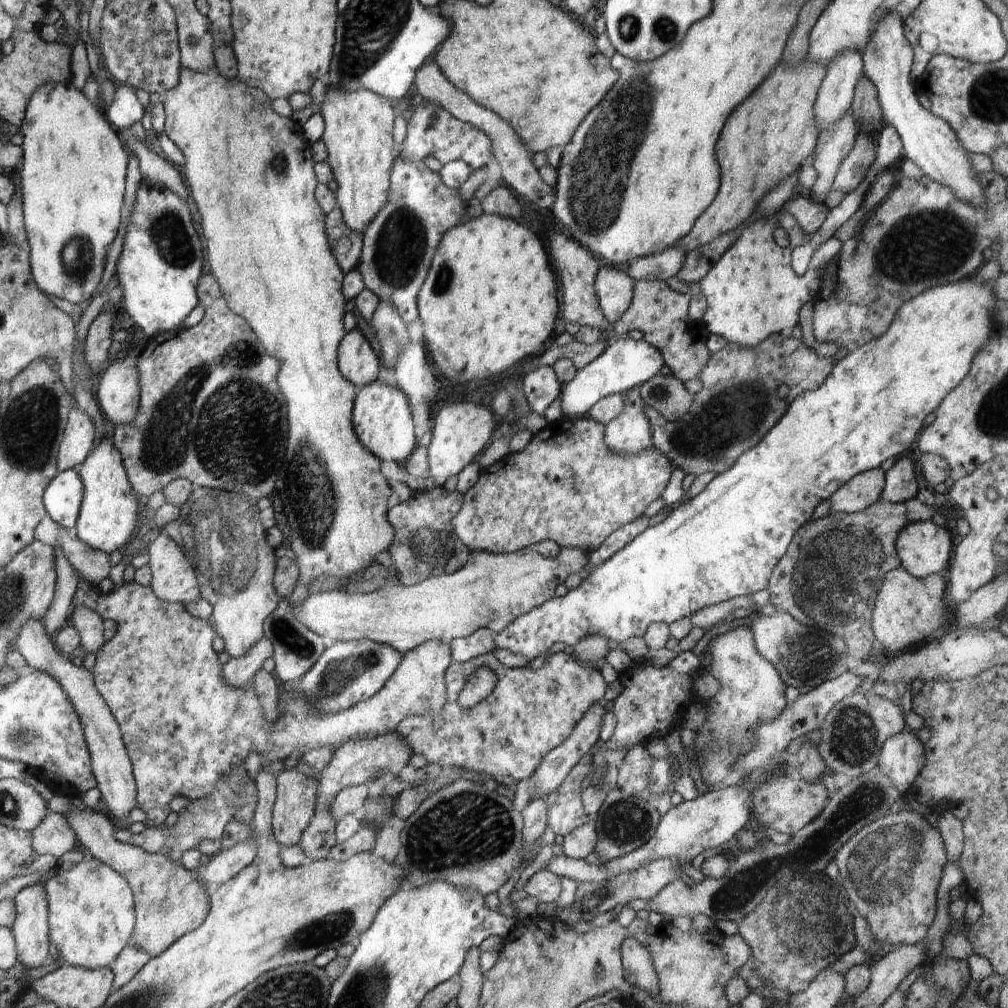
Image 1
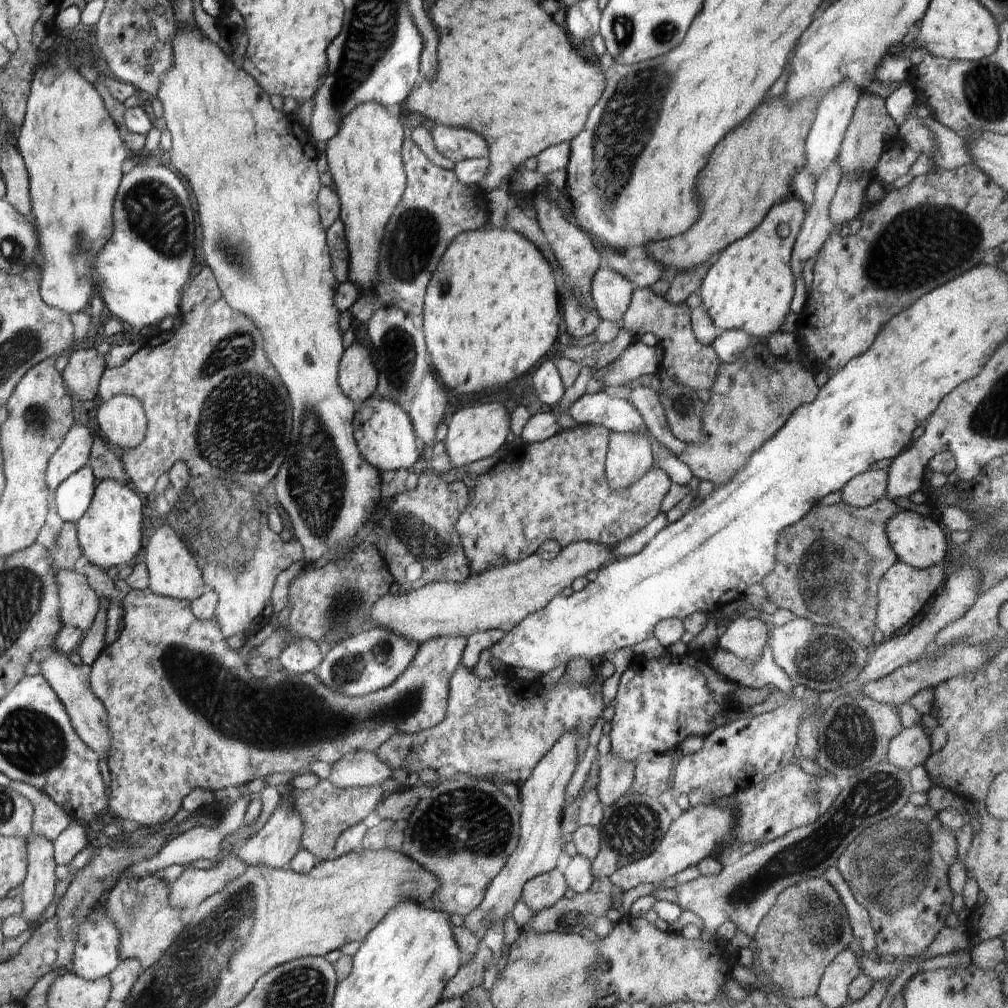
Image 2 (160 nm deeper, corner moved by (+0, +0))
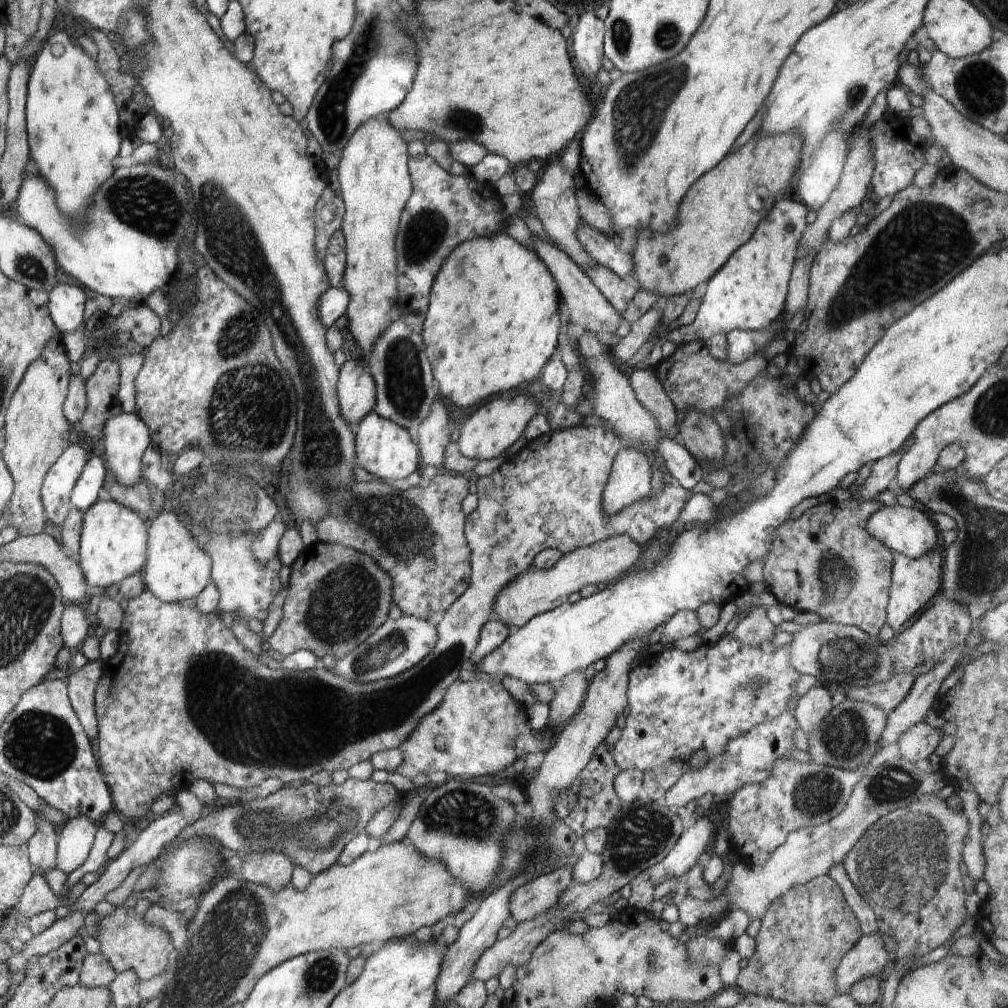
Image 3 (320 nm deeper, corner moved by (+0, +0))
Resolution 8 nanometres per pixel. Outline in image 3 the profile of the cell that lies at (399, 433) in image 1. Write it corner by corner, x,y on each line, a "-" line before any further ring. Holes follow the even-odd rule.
370,411
358,424
355,432
355,462
375,476
376,480
400,480
418,468
418,450
407,429

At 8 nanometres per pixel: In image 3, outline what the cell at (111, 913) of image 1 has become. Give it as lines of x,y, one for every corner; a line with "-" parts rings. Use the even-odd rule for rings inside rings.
101,951
84,957
79,984
85,987
108,987
118,974

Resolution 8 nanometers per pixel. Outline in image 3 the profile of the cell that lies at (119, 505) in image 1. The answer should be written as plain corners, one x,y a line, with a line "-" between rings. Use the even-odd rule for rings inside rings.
96,501
83,516
81,541
79,542
78,554
80,554
79,567
88,584
90,592
104,593
108,586
119,585
126,578
136,574
142,566
146,566
146,524
136,516
131,508
112,501

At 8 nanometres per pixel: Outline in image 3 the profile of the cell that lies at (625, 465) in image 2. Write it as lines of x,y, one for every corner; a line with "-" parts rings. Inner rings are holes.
618,444
611,473
602,495
603,512
618,514
622,509
651,494
652,466
644,451

